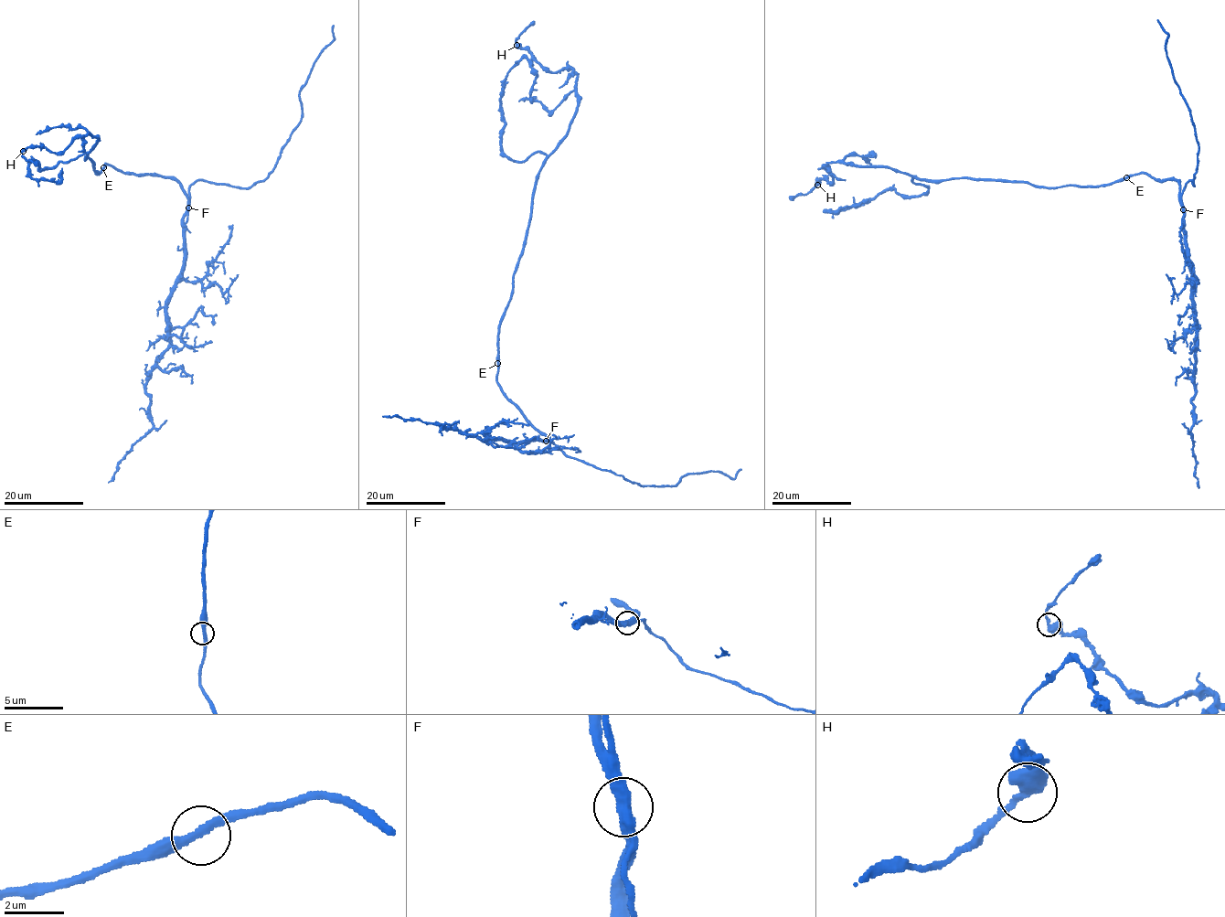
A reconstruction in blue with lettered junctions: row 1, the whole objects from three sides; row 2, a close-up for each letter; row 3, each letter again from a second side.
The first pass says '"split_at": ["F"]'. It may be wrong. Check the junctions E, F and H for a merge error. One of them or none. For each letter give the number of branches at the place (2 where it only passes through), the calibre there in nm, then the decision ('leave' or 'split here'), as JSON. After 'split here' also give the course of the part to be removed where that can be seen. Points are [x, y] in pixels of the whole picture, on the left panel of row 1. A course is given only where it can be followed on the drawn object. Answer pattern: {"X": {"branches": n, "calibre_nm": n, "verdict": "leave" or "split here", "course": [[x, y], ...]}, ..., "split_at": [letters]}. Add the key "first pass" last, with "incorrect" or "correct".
{"E": {"branches": 2, "calibre_nm": 280, "verdict": "leave"}, "F": {"branches": 2, "calibre_nm": 440, "verdict": "leave"}, "H": {"branches": 2, "calibre_nm": 420, "verdict": "leave"}, "split_at": [], "first pass": "incorrect"}

